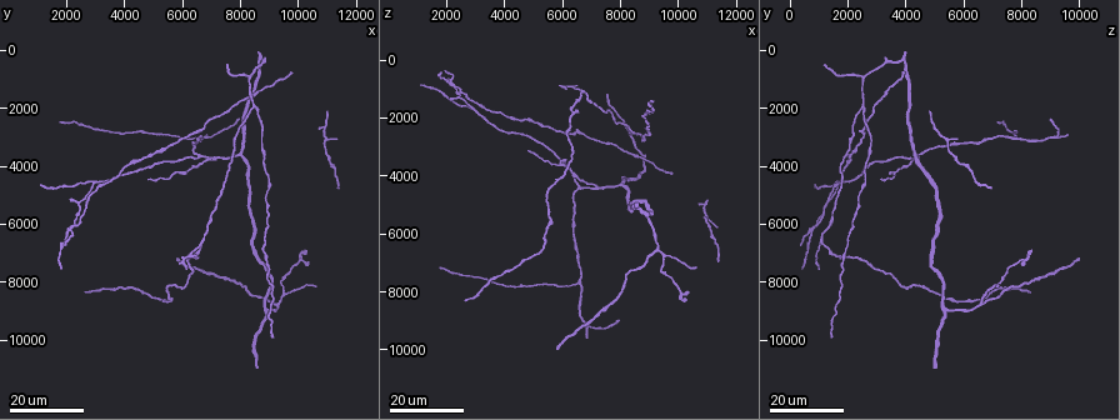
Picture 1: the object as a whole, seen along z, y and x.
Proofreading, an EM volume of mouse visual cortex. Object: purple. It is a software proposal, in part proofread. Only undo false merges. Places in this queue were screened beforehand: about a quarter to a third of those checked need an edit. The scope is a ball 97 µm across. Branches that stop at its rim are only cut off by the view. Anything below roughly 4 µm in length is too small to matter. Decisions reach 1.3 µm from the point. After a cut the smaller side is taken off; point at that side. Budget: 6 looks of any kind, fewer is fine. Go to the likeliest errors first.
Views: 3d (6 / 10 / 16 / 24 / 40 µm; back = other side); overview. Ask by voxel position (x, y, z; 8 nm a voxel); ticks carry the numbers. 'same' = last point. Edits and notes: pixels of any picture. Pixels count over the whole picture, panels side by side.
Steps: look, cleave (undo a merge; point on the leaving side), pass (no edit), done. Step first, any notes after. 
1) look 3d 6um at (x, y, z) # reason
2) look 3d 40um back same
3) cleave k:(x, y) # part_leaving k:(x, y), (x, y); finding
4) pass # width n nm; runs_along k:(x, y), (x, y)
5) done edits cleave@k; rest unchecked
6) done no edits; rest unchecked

look 3d 24um at (7300, 3700, 4500)

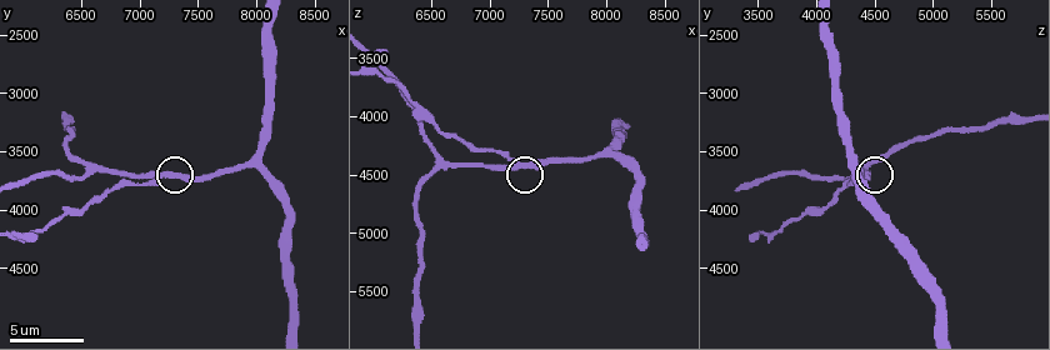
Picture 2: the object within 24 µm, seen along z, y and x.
look 3d 10um at (7240, 3720, 4440)

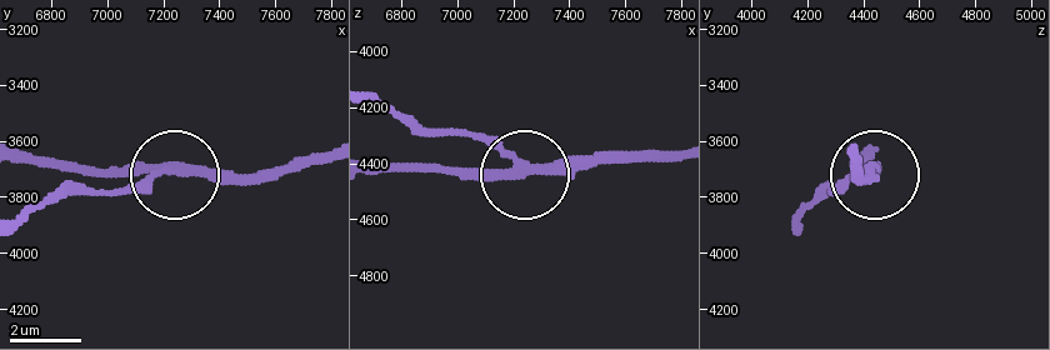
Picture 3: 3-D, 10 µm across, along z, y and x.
cleave 3:(124, 189) # arms 3; part_leaving 3:(164, 173), (121, 190), (68, 190), (24, 218); two cells meet here

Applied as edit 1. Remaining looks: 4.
look overview

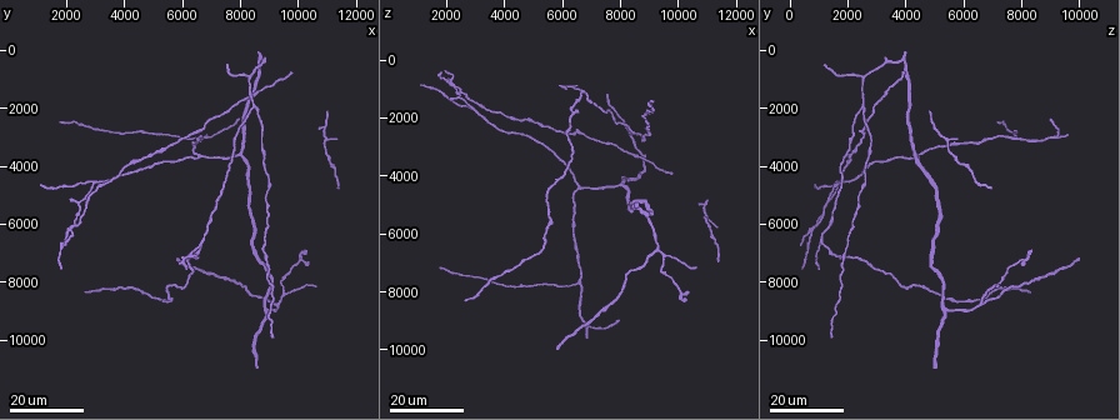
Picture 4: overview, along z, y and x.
look 3d 16um at (2400, 6100, 900) # side arm on a straight run

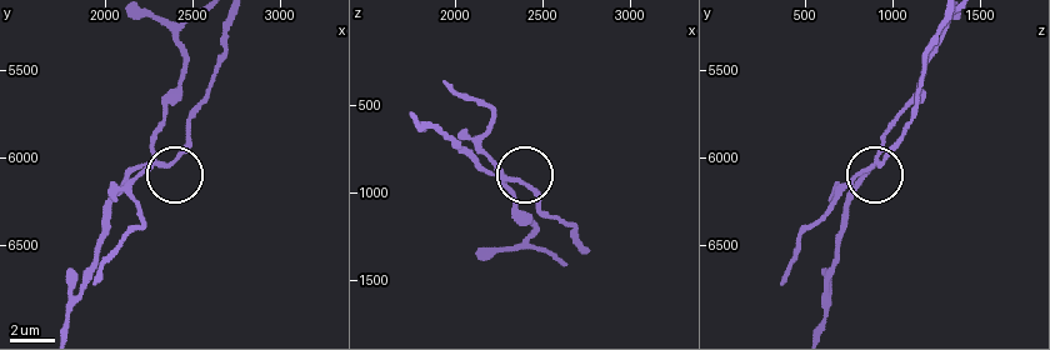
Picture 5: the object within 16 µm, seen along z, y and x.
look 3d 6um at (2320, 6020, 940)

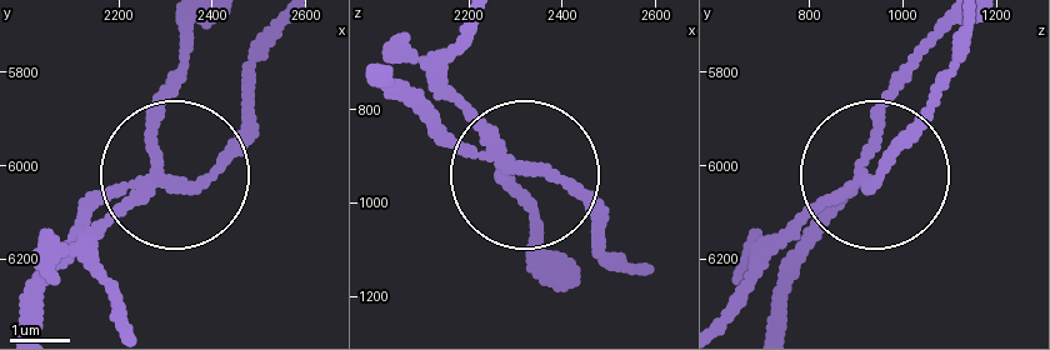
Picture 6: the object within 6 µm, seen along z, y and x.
pass # arms 3; runs_along 6:(553, 250), (508, 160), (438, 91); continuous, no second cell

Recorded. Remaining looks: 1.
done edits cleave@3; rest unchecked

